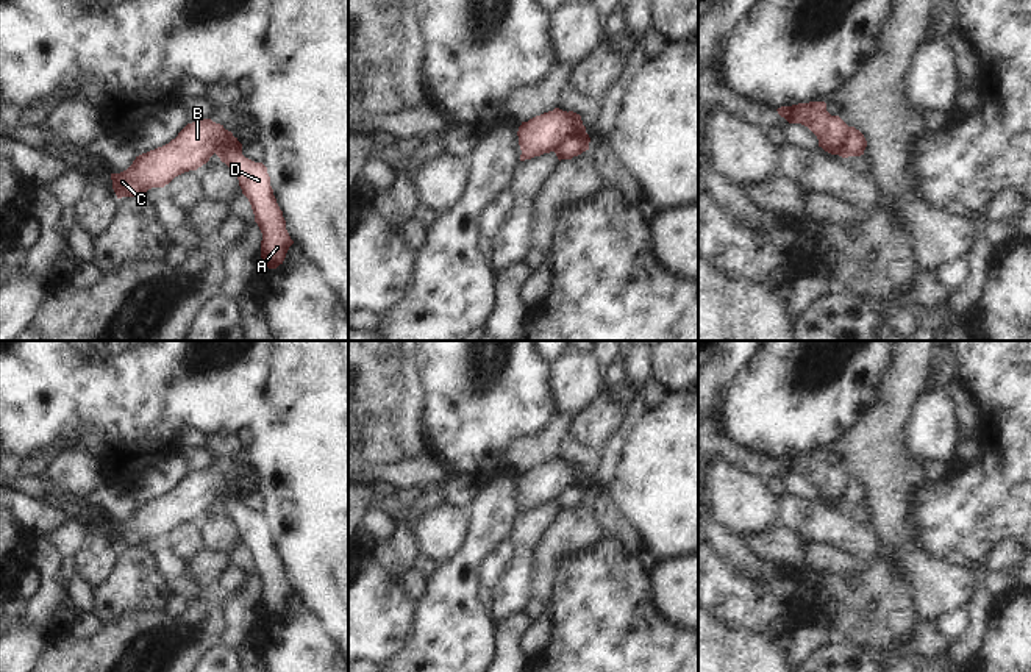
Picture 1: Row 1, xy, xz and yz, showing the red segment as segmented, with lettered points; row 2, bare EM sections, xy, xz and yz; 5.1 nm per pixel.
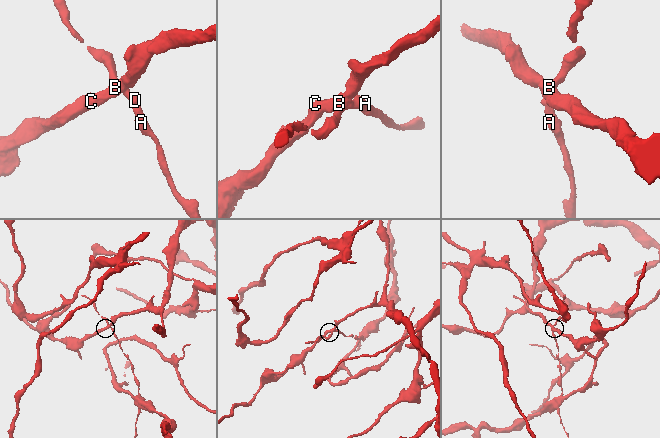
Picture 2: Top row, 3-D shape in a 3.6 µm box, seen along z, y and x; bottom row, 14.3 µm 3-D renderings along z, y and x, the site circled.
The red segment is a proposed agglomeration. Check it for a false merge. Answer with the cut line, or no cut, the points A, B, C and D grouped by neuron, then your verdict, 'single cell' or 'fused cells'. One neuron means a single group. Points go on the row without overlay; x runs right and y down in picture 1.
xz (585, 480), (563, 489), (553, 500) | A D / B C | fused cells

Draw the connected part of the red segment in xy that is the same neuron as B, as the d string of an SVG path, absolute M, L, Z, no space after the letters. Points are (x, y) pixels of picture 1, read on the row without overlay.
M211 469L187 474L169 494L136 506L127 520L111 524L112 539L122 549L164 538L175 527L206 514L217 494L228 488L234 488L233 483Z

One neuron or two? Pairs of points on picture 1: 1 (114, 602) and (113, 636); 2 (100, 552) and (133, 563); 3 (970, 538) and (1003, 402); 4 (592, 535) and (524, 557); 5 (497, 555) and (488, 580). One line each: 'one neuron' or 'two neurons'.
1: two neurons
2: two neurons
3: one neuron
4: two neurons
5: one neuron

